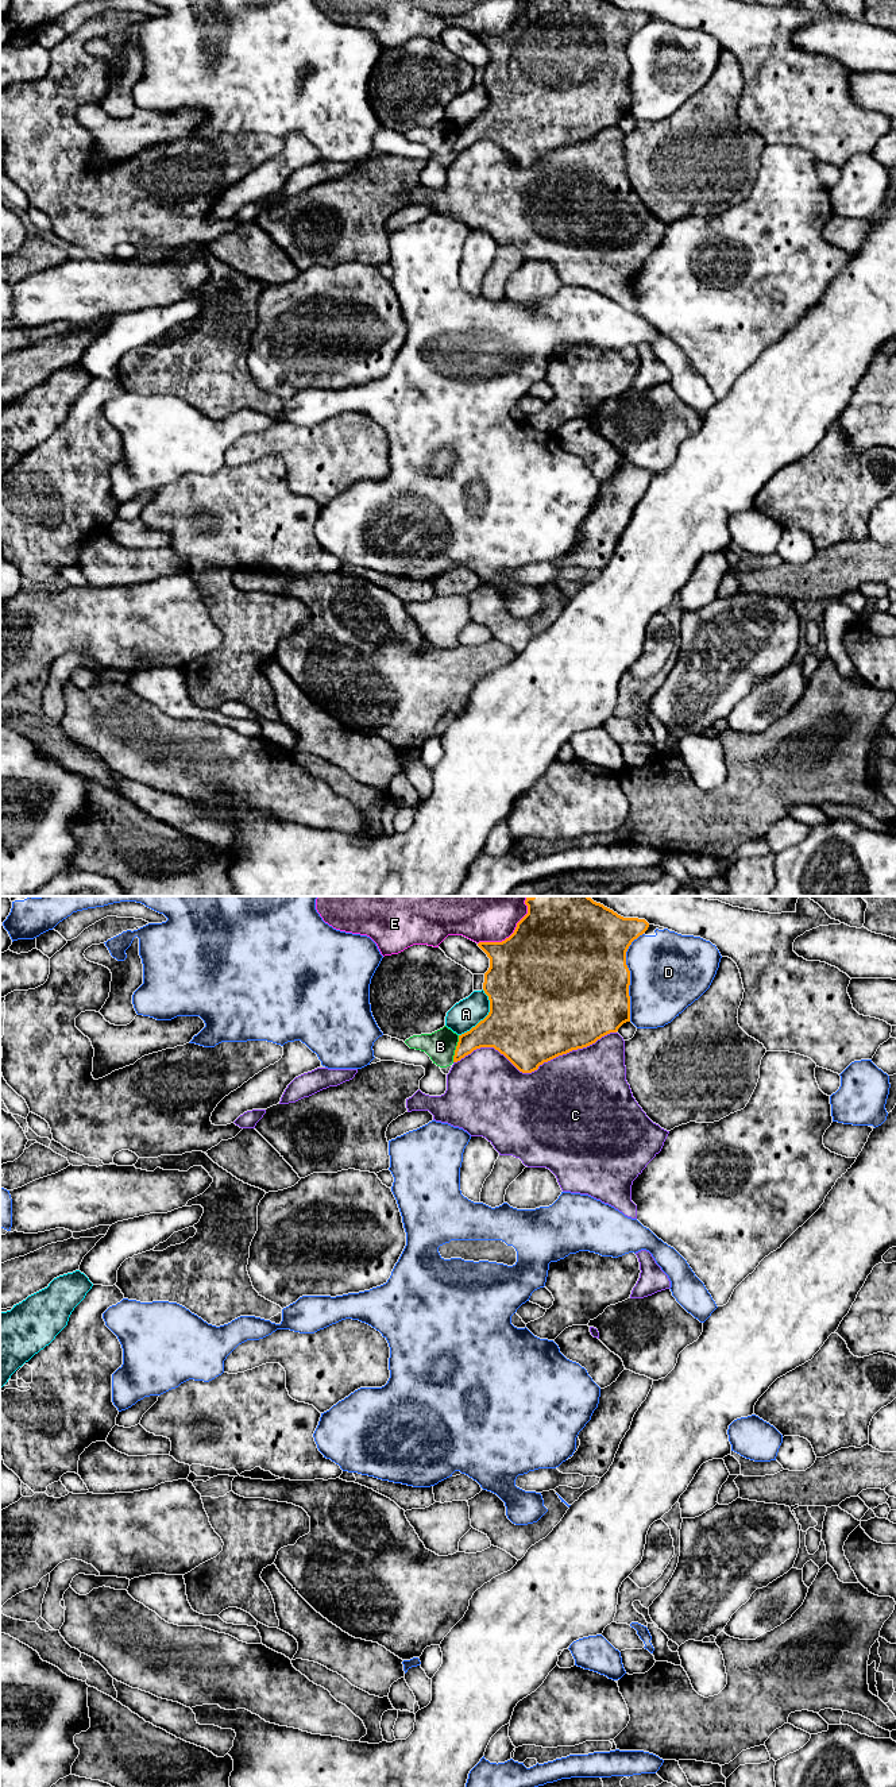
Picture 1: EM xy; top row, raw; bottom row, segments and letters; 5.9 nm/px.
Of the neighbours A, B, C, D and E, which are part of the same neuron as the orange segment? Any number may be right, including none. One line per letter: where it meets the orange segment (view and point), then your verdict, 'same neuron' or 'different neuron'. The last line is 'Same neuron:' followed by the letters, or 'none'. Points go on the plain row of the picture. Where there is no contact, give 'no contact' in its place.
A: xy (486, 110) | different neuron
B: xy (456, 142) | different neuron
C: xy (535, 162) | different neuron
D: xy (629, 69) | different neuron
E: xy (509, 30) | different neuron
Same neuron: none

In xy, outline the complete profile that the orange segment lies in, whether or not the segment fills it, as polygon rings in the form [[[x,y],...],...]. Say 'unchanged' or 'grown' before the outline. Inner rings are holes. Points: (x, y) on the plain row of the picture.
unchanged | [[[528,0],[528,7],[509,31],[478,36],[490,51],[483,76],[490,105],[470,124],[459,128],[453,155],[476,142],[494,140],[520,165],[532,166],[544,155],[617,126],[623,116],[630,115],[630,63],[626,45],[648,20],[645,12],[623,11],[607,0]]]

